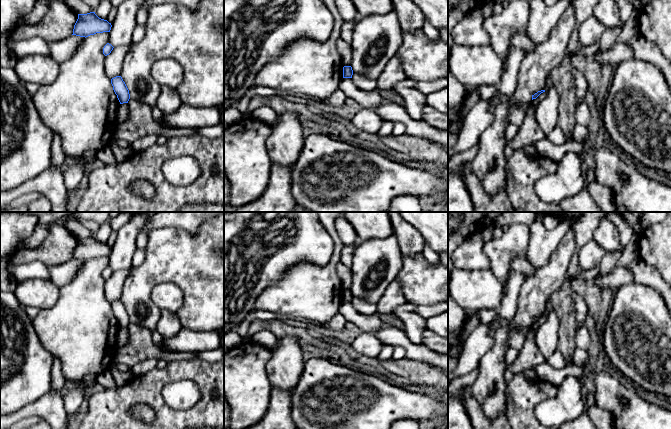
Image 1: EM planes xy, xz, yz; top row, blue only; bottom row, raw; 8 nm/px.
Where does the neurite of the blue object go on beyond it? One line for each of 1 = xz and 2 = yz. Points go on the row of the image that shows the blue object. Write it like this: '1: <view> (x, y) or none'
1: none
2: none

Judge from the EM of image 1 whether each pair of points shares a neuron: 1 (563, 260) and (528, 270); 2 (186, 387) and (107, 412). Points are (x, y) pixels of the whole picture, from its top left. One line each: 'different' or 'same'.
1: different
2: different

